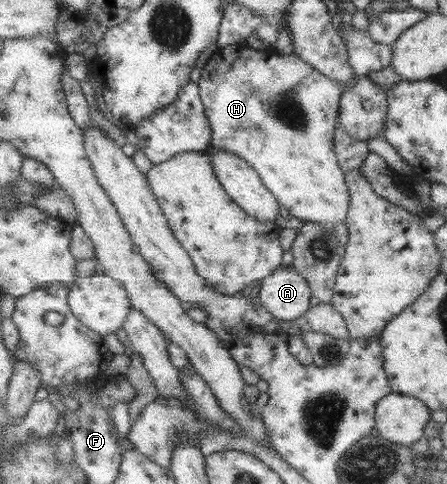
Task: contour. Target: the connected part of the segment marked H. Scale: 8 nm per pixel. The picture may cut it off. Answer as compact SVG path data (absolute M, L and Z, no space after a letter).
M244 42L214 52L202 68L198 84L212 124L213 148L229 151L255 168L296 223L323 223L331 229L339 222L345 224L352 196L335 153L335 129L344 84L321 74L294 53L277 55L271 49L257 52Z

